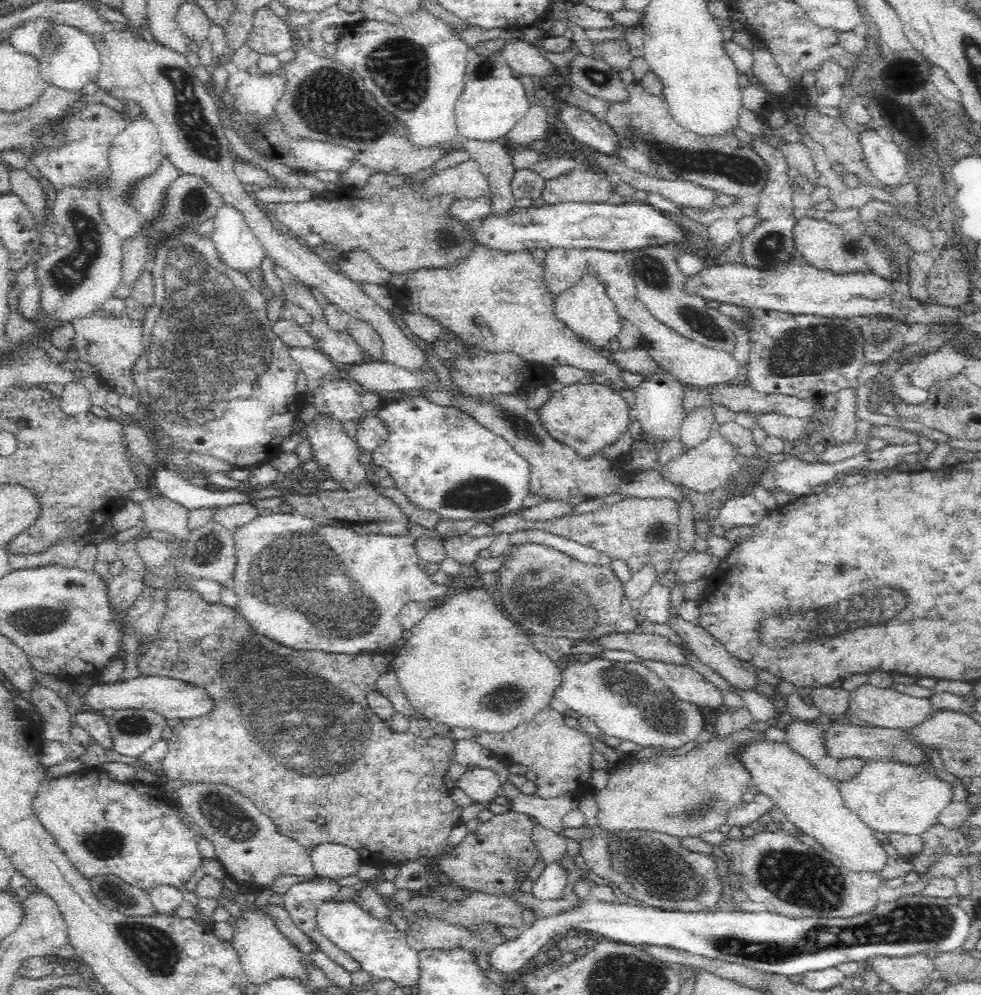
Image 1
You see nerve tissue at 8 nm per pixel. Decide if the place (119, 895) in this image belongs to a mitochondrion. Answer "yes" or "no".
yes

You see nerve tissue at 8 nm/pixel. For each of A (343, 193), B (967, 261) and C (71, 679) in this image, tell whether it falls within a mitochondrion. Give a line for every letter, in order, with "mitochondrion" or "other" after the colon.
A: other
B: other
C: other

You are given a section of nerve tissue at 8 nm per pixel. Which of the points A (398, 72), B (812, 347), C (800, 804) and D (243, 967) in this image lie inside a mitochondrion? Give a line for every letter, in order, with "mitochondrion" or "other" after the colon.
A: mitochondrion
B: mitochondrion
C: other
D: other

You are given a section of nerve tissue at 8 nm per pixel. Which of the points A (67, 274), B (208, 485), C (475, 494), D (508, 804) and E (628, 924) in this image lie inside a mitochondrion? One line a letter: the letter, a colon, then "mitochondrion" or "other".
A: mitochondrion
B: other
C: mitochondrion
D: other
E: other

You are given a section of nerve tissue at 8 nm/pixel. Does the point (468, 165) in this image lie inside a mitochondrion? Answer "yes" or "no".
no

